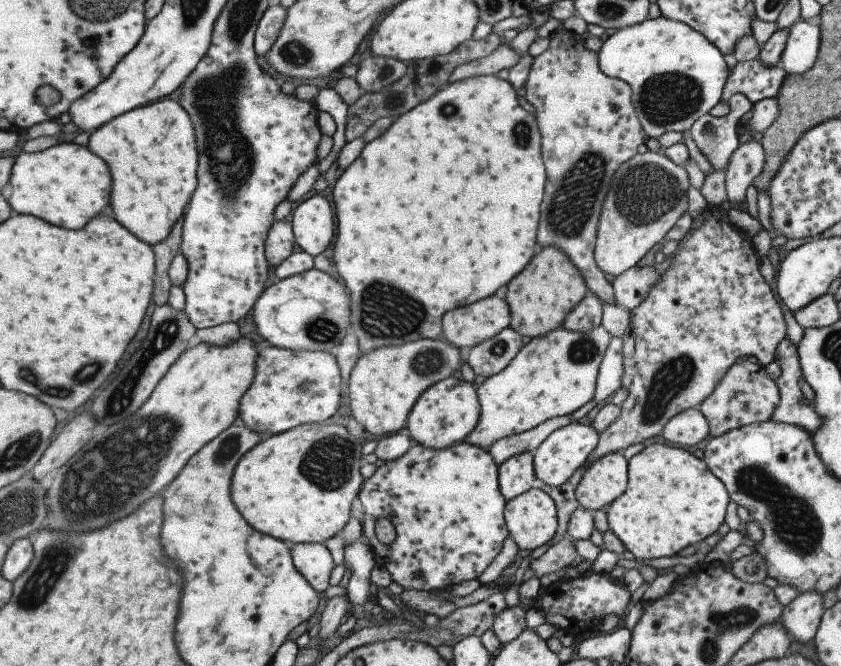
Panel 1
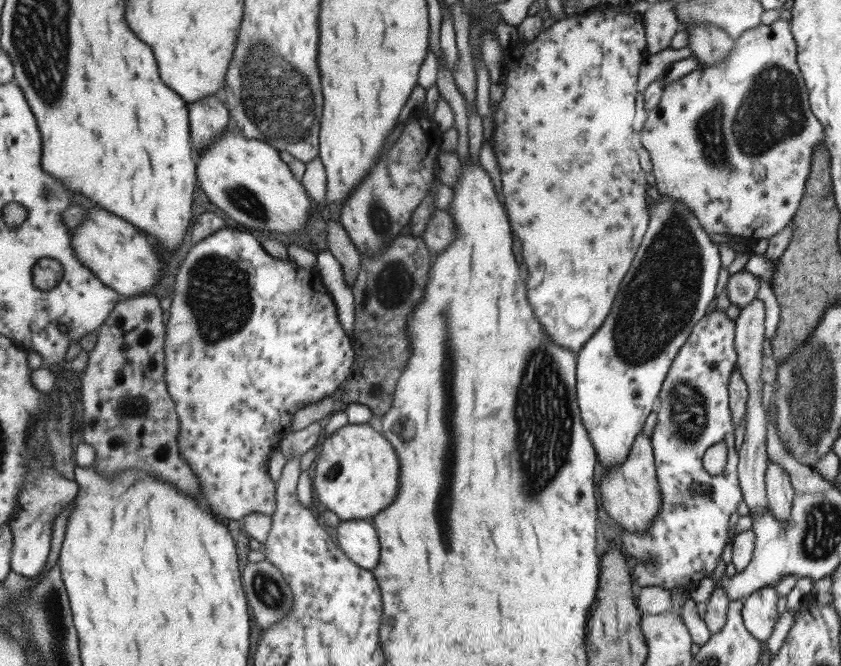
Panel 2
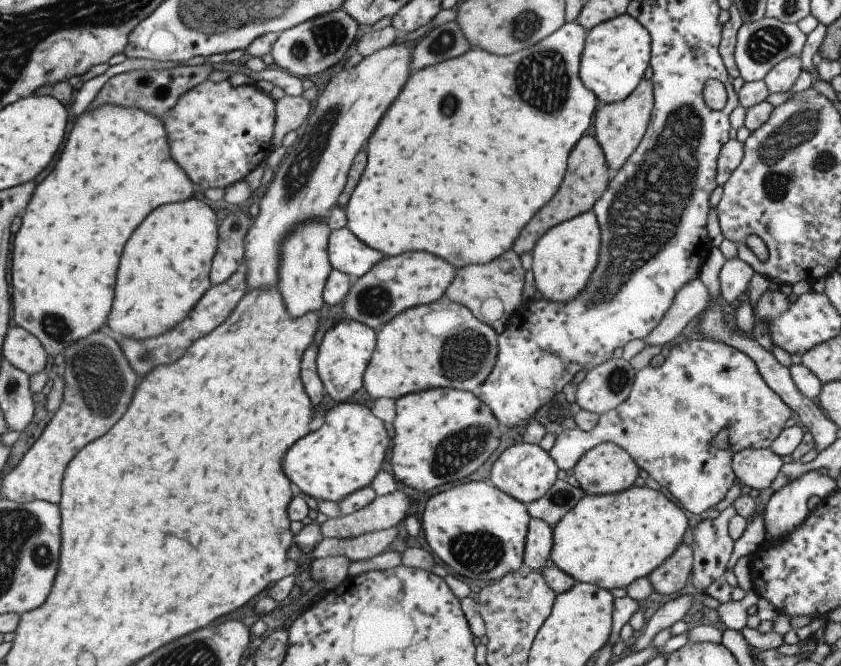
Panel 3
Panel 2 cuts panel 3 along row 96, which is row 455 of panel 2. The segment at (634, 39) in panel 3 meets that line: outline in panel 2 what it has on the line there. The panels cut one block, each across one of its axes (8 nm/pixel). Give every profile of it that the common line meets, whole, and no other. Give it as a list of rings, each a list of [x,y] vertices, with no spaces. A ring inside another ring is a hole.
[[[654,191],[650,195],[652,195],[652,199],[649,202],[650,213],[647,221],[647,229],[643,234],[642,241],[636,250],[630,267],[627,269],[627,272],[620,282],[617,295],[615,296],[613,305],[611,305],[611,310],[602,322],[602,325],[599,326],[591,335],[591,338],[583,344],[582,348],[575,353],[577,357],[576,403],[580,412],[581,422],[586,430],[585,434],[587,434],[587,438],[589,438],[589,441],[591,441],[593,445],[596,459],[599,460],[599,464],[601,464],[605,470],[603,475],[607,475],[606,472],[610,468],[622,465],[622,462],[626,459],[627,453],[629,452],[631,443],[641,434],[643,422],[645,422],[647,414],[651,412],[651,408],[653,408],[653,404],[655,404],[655,400],[658,398],[660,386],[662,385],[673,357],[677,354],[681,345],[686,341],[693,325],[705,314],[705,308],[709,306],[709,302],[715,297],[717,272],[721,266],[718,245],[715,242],[714,236],[707,234],[707,231],[703,231],[703,227],[699,227],[696,217],[691,214],[691,211],[683,205],[683,203],[675,203],[675,201],[671,201],[669,197],[655,194]]]

